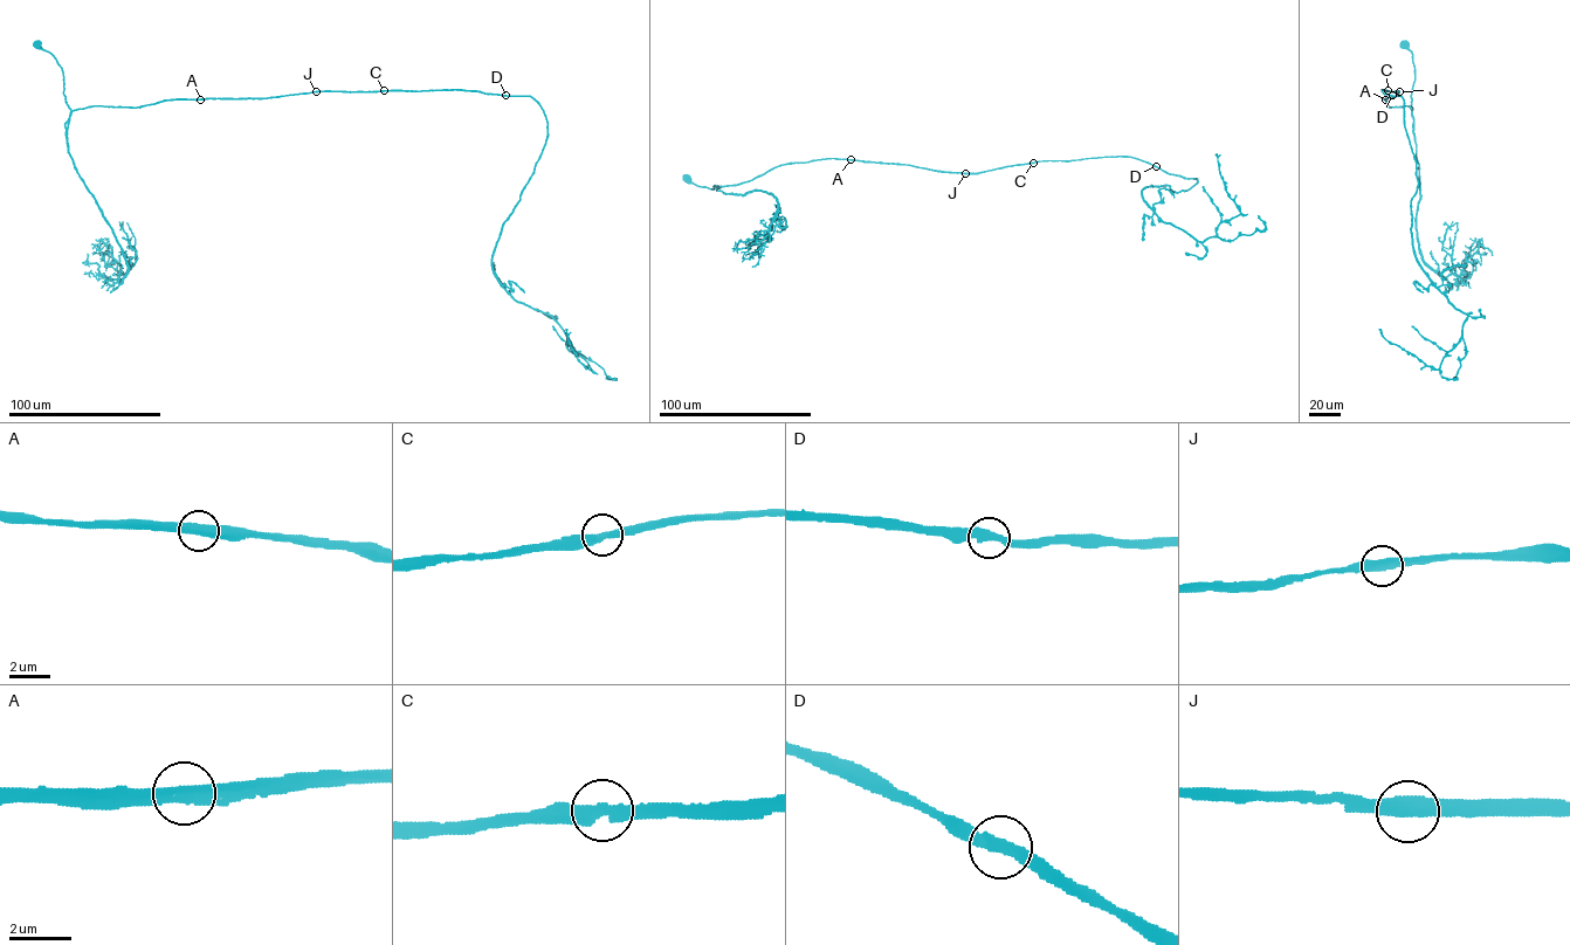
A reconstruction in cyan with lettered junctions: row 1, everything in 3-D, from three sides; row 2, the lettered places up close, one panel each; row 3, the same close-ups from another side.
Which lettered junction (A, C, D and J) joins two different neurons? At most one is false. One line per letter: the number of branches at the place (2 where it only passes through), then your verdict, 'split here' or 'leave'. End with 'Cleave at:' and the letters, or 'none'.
A: 2 branches meet; leave
C: 2 branches meet; leave
D: 2 branches meet; leave
J: 2 branches meet; leave
Cleave at: none

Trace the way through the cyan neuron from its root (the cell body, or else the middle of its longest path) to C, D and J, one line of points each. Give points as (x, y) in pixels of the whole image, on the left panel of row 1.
C: (38, 45), (48, 52), (61, 67), (63, 94), (71, 111), (97, 105), (140, 107), (171, 99), (384, 90)
D: (38, 45), (61, 67), (63, 94), (71, 111), (319, 91), (465, 90), (505, 95)
J: (38, 45), (61, 67), (63, 94), (71, 111), (316, 91)

